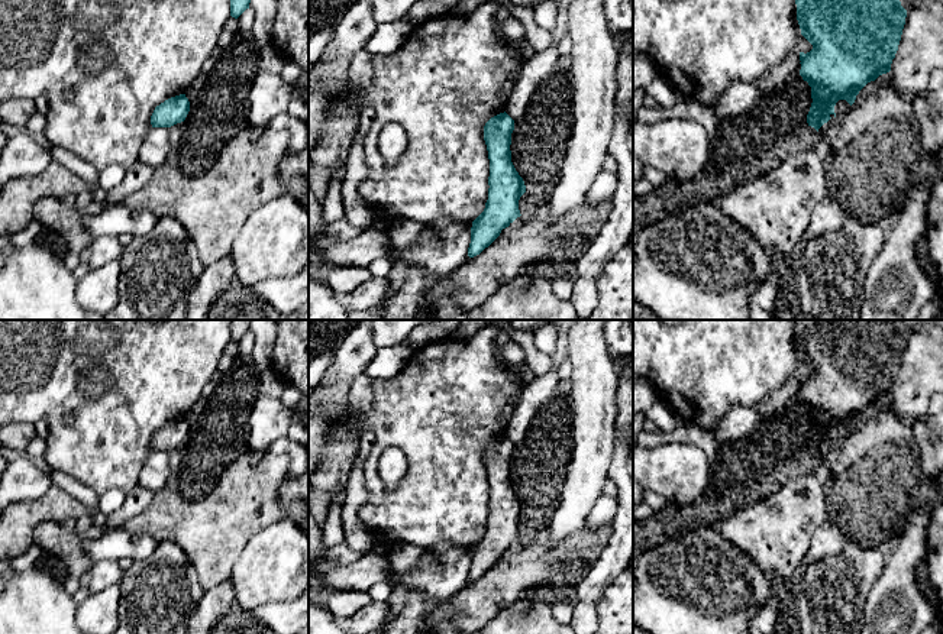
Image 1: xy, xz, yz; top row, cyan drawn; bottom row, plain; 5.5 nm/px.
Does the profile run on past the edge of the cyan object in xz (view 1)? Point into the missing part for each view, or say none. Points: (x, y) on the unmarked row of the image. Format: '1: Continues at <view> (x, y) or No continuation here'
1: No continuation here

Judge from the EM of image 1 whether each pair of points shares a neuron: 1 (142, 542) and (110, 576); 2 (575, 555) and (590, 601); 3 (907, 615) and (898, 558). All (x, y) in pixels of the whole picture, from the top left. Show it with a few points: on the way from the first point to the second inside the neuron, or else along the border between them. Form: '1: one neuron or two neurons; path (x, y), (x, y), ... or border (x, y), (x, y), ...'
1: two neurons; border (116, 560), (94, 562)
2: two neurons; border (601, 550), (577, 586)
3: one neuron; path (898, 601), (898, 572)

